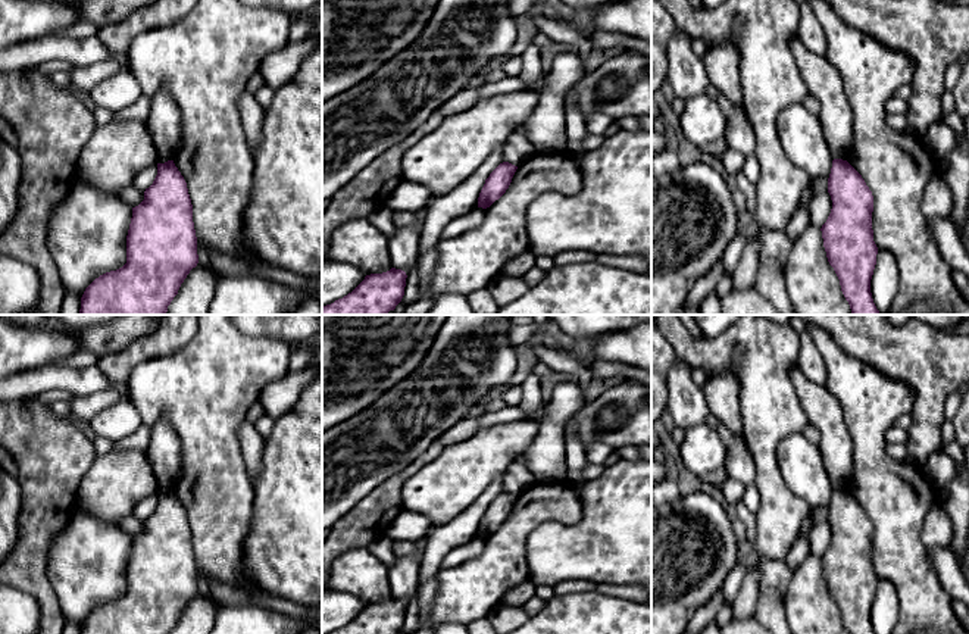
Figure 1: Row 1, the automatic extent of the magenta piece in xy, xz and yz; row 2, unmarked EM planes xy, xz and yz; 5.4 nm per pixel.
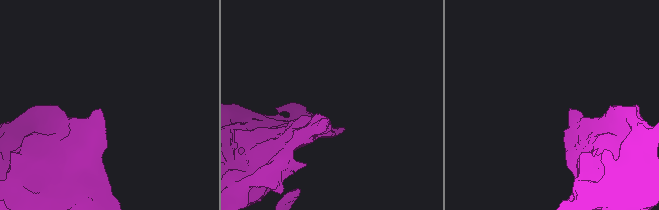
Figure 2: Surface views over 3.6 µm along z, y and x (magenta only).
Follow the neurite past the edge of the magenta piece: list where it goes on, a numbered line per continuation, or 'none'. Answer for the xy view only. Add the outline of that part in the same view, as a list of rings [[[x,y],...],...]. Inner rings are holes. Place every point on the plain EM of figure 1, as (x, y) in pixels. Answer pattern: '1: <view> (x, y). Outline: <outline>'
none

